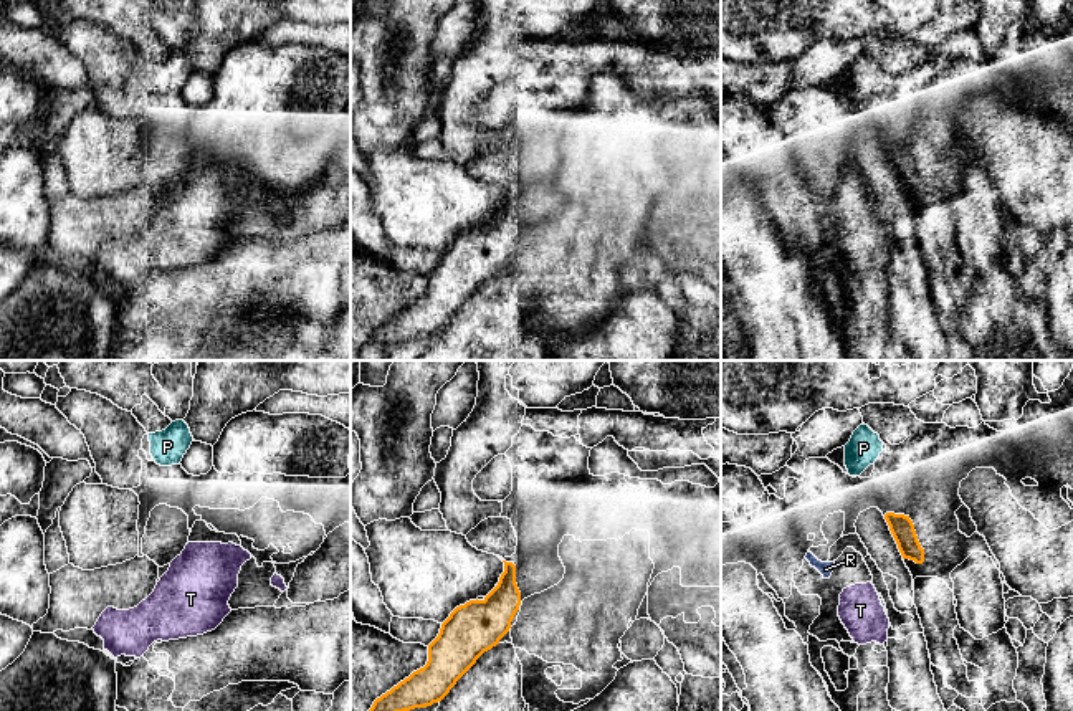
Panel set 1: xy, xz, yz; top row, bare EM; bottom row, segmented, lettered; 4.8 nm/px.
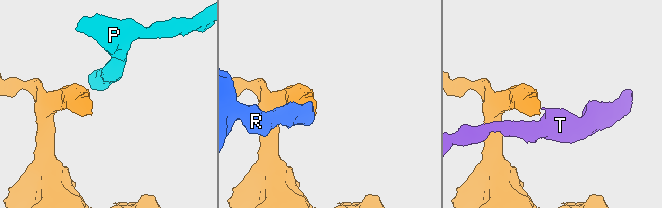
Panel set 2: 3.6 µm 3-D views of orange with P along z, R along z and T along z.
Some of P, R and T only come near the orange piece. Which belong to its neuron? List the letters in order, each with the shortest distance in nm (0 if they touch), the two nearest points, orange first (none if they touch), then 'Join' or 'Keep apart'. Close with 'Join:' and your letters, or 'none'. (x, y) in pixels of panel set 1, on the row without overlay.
P: Distance 220 nm. Across: yz (887, 143), (858, 104). Join
R: Distance 320 nm. Across: yz (891, 162), (834, 190). Keep apart
T: Distance 200 nm. Across: yz (903, 187), (873, 215). Keep apart
Join: P

